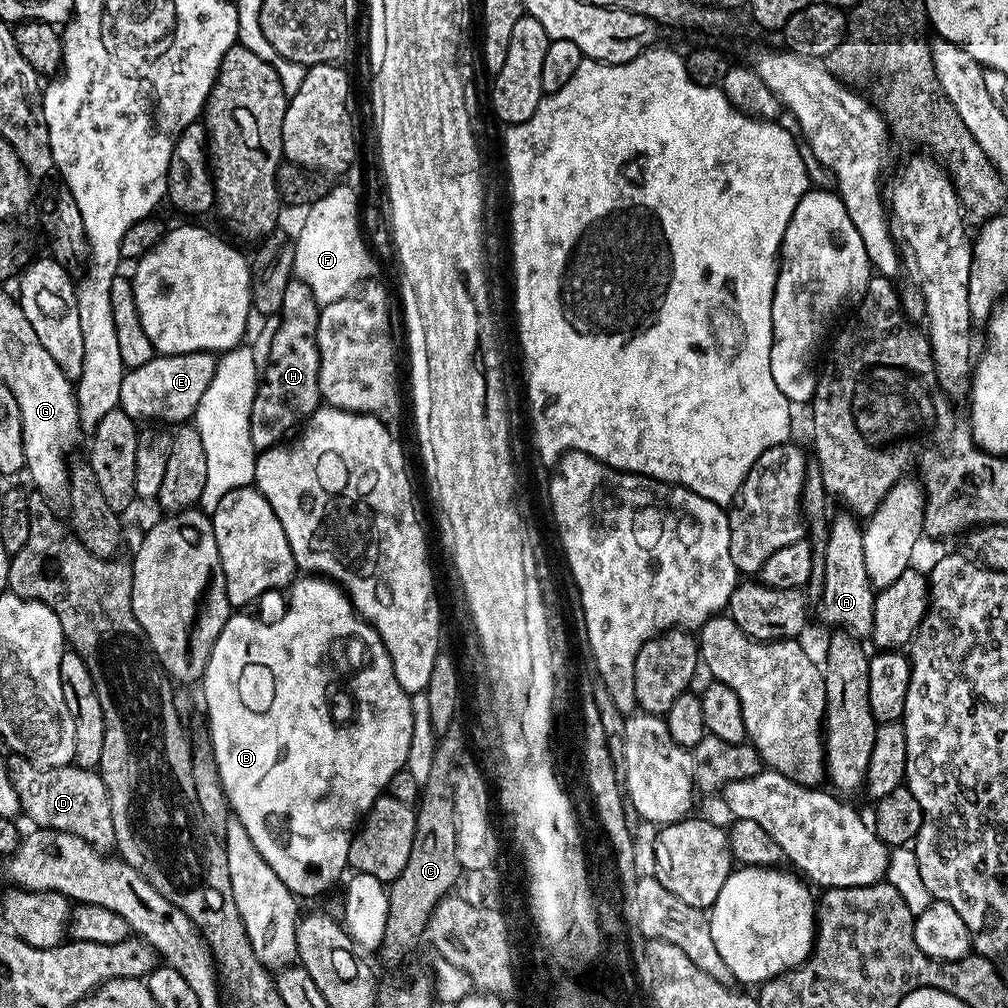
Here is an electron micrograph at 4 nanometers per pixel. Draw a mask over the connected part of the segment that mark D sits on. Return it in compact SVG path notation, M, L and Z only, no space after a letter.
M24 756L7 757L8 773L18 790L23 815L33 820L36 828L50 828L53 832L69 832L82 838L90 846L101 850L116 847L114 818L110 814L110 794L99 771L78 768L75 763L57 768L41 768Z

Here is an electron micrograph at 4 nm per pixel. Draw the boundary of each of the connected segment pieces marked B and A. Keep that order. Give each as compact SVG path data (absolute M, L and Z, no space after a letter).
M304 574L287 589L288 609L273 624L264 620L255 620L244 614L229 615L218 642L210 654L210 662L202 677L204 684L204 708L208 711L207 735L212 741L212 753L218 766L220 781L228 799L231 815L246 826L250 842L266 858L270 870L286 882L289 890L297 898L320 896L328 892L340 880L340 875L349 867L347 852L350 850L353 835L361 823L362 817L371 810L372 803L387 789L394 774L405 767L407 754L410 753L411 734L414 729L414 714L411 710L412 697L394 678L394 666L390 654L370 624L356 615L356 610L348 600L347 594L338 584L315 574Z
M840 510L835 517L831 517L828 526L828 538L823 541L824 557L824 585L818 597L820 603L820 616L829 624L829 629L839 630L848 633L850 636L857 638L868 638L872 635L874 626L874 602L876 601L876 592L873 589L870 578L866 574L866 554L862 546L864 529L861 521L853 513L847 510Z

